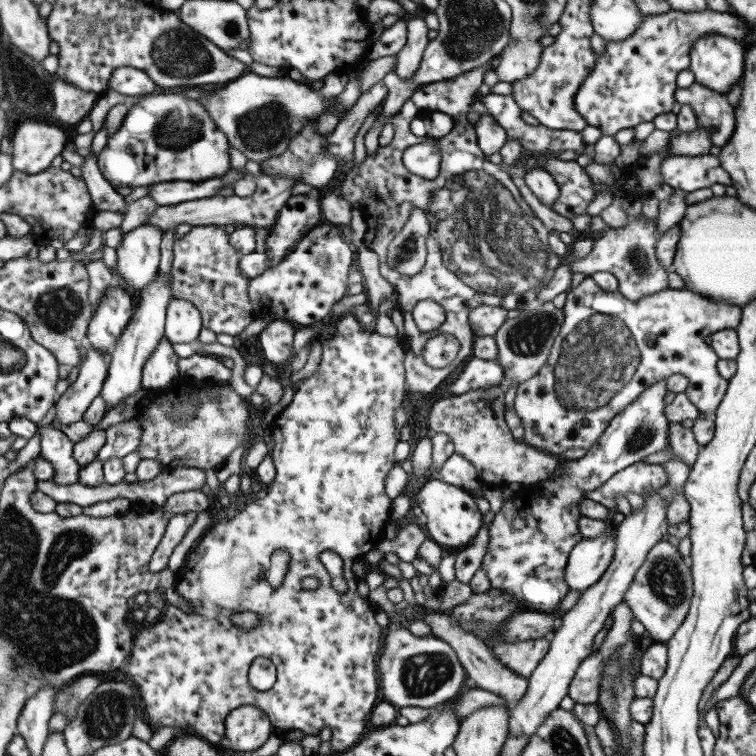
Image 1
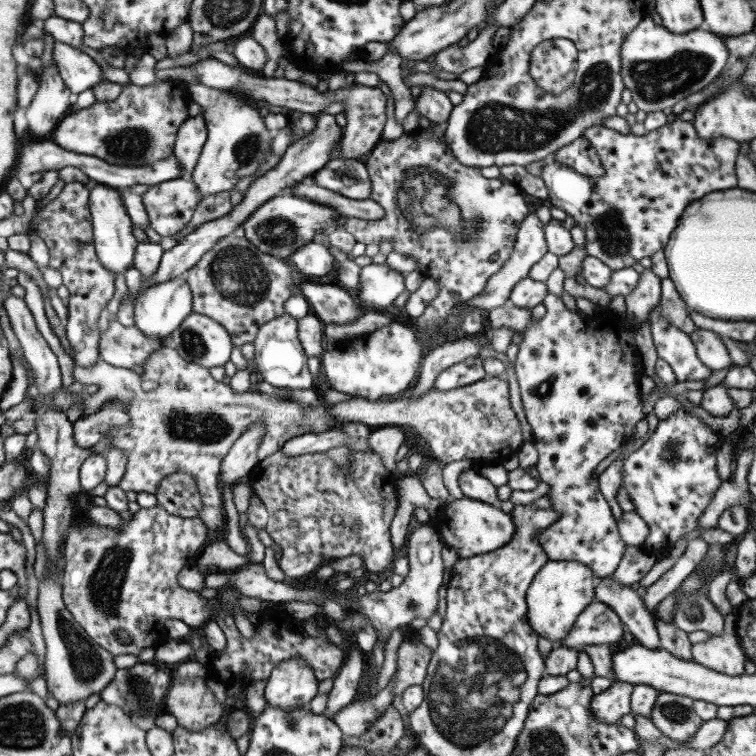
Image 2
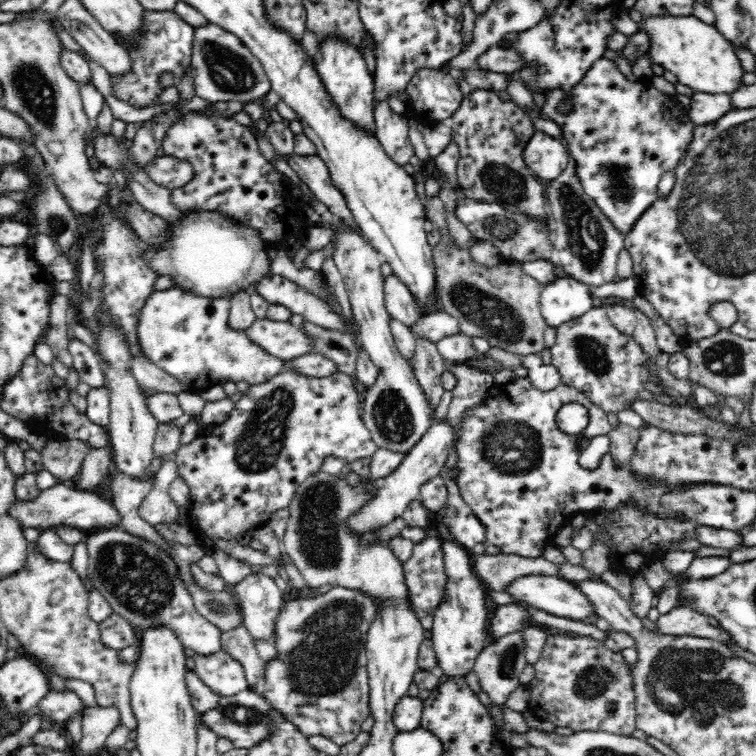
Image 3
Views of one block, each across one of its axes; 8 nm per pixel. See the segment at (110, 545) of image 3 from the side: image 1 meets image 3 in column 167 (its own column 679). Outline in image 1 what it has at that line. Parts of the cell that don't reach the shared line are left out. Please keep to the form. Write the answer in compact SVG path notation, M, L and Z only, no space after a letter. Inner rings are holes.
M667 540L658 542L648 552L644 563L638 568L632 583L624 593L624 600L633 618L639 621L655 642L670 640L684 623L693 595L691 566L684 561L680 552Z

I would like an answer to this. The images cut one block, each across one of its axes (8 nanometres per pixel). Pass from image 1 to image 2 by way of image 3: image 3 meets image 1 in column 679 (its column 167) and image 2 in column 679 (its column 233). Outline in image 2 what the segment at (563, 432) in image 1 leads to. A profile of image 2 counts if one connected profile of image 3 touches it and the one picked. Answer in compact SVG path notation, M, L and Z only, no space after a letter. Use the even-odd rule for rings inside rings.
M659 304L648 313L646 322L650 324L656 354L668 362L676 375L677 382L686 380L700 382L712 376L713 370L698 358L696 345L690 339L690 335L662 316Z

